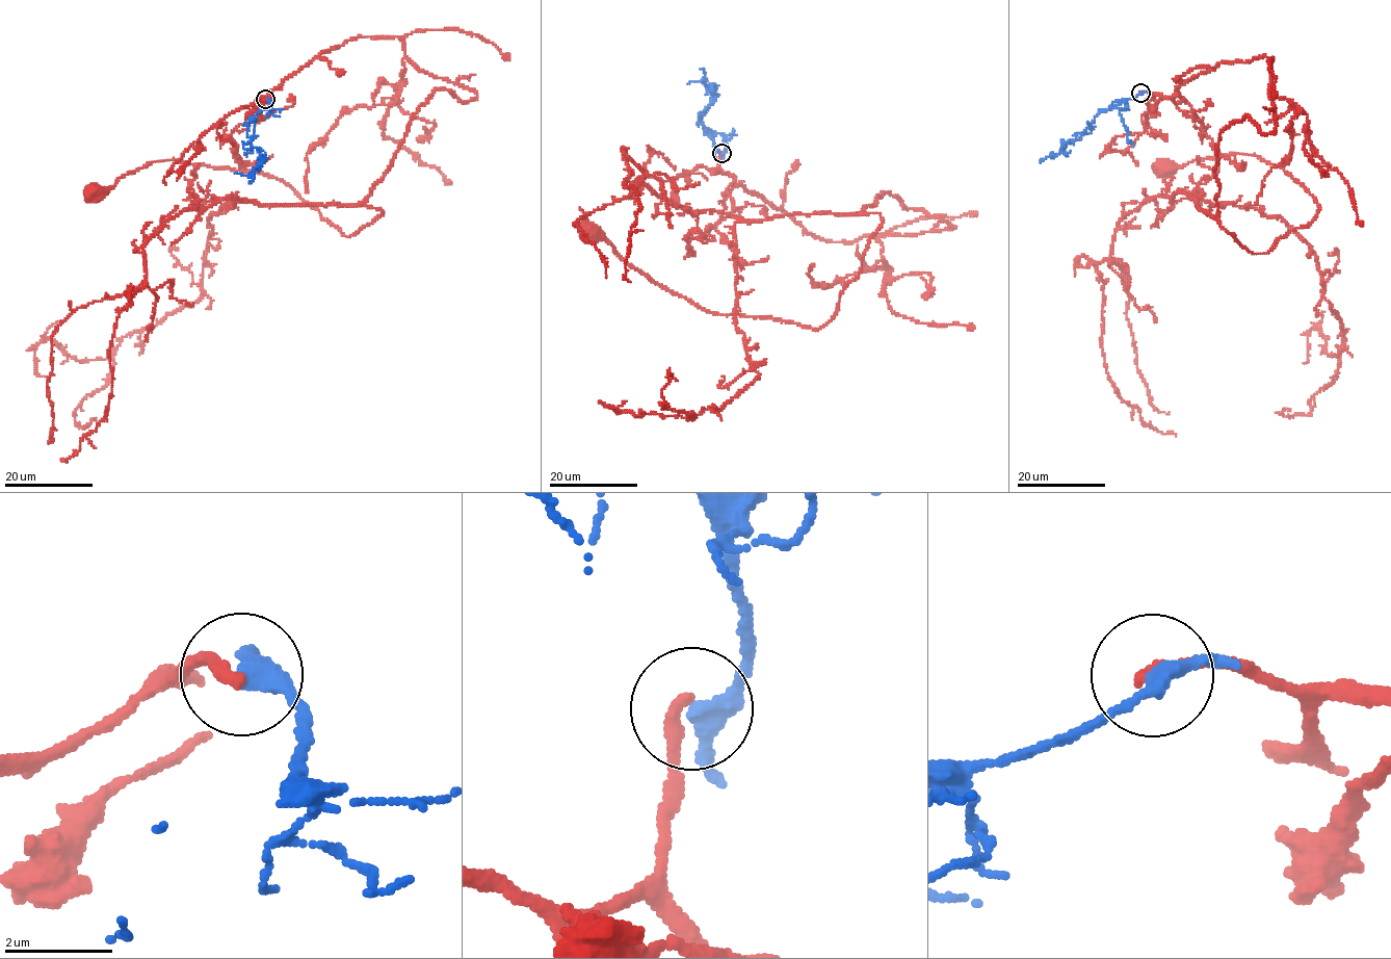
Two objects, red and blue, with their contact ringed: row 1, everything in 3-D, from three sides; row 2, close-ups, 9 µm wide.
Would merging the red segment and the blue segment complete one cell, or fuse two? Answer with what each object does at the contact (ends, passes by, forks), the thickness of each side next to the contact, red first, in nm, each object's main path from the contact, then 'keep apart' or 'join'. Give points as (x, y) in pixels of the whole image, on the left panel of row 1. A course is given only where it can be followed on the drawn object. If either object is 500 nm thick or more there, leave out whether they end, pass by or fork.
red ends there; blue passes by; 240 nm thick on the red side, 300 nm on the other; red runs (264, 99), (397, 36), (476, 96), (422, 104), (347, 237), (259, 173), (149, 162), (94, 192); blue runs (264, 99), (269, 107), (258, 111), (246, 129), (252, 145), (263, 158), (250, 177), (234, 173); keep apart

